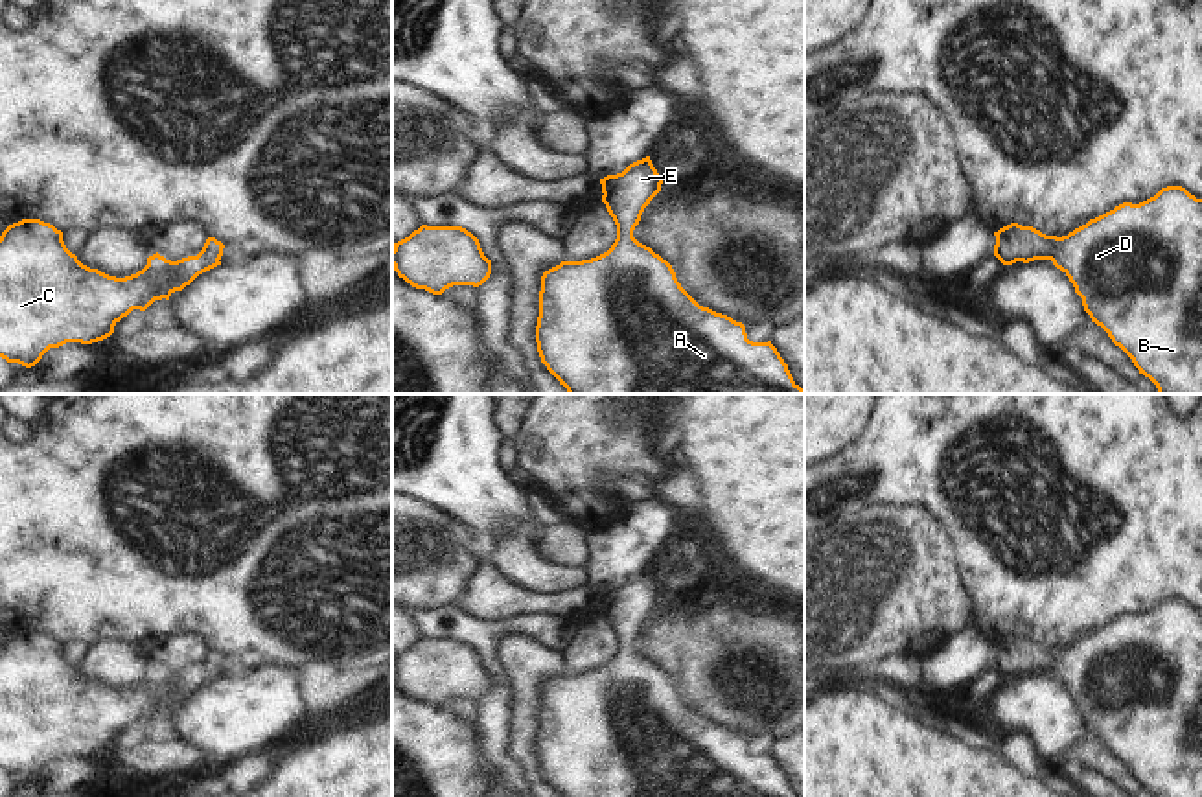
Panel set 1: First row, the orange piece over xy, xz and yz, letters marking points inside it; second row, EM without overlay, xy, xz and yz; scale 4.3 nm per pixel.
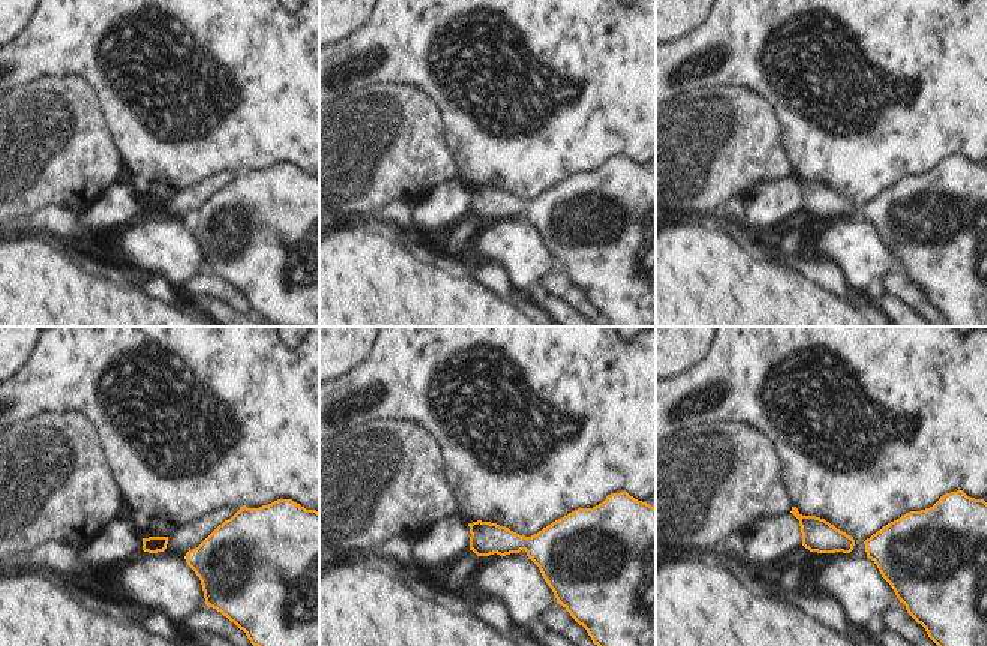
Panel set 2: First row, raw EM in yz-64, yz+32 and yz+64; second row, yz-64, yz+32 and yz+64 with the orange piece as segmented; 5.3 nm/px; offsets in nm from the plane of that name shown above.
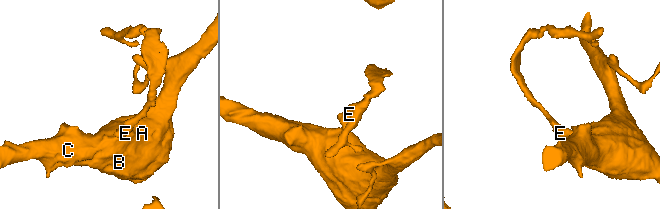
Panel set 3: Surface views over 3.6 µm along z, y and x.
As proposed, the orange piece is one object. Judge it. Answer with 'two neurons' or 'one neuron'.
one neuron

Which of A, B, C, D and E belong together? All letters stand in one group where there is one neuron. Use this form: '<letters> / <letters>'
A B C D E

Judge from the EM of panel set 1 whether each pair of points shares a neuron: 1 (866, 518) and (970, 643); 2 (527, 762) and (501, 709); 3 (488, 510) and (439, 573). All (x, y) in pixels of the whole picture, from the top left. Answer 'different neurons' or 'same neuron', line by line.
1: different neurons
2: different neurons
3: different neurons

